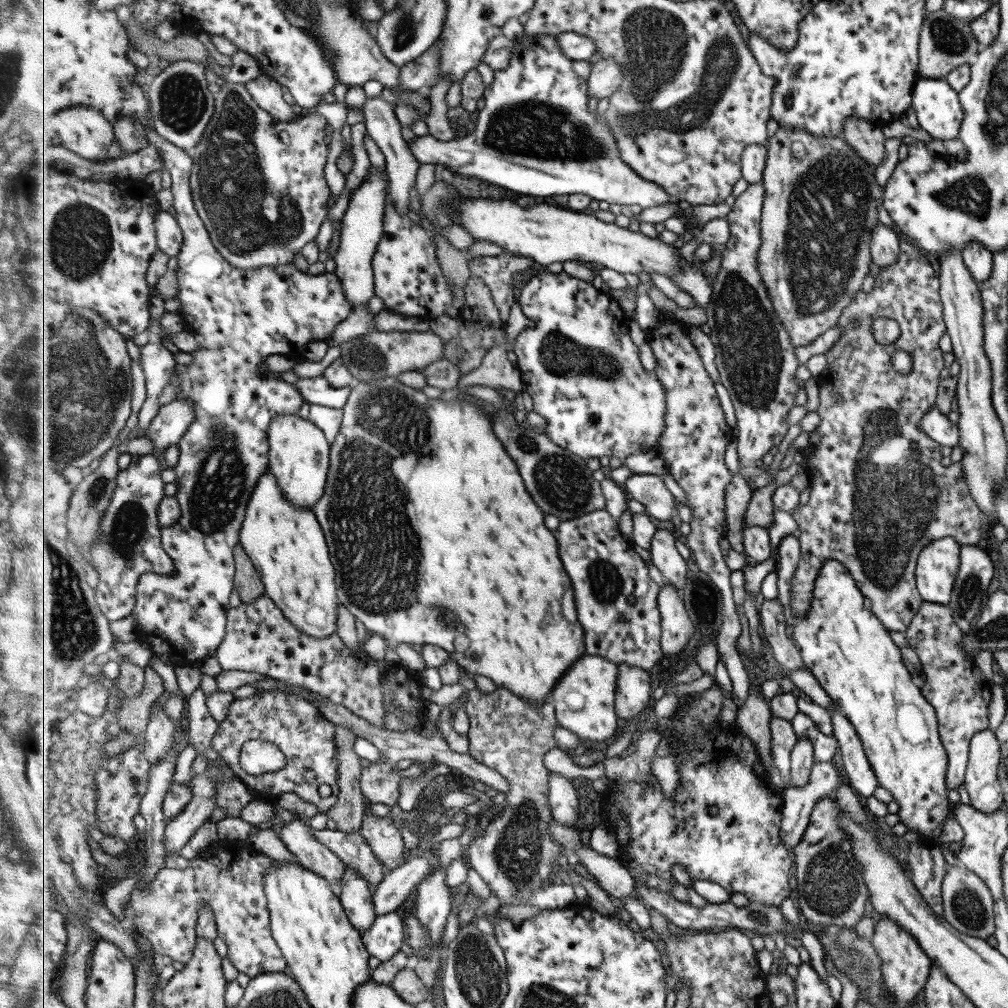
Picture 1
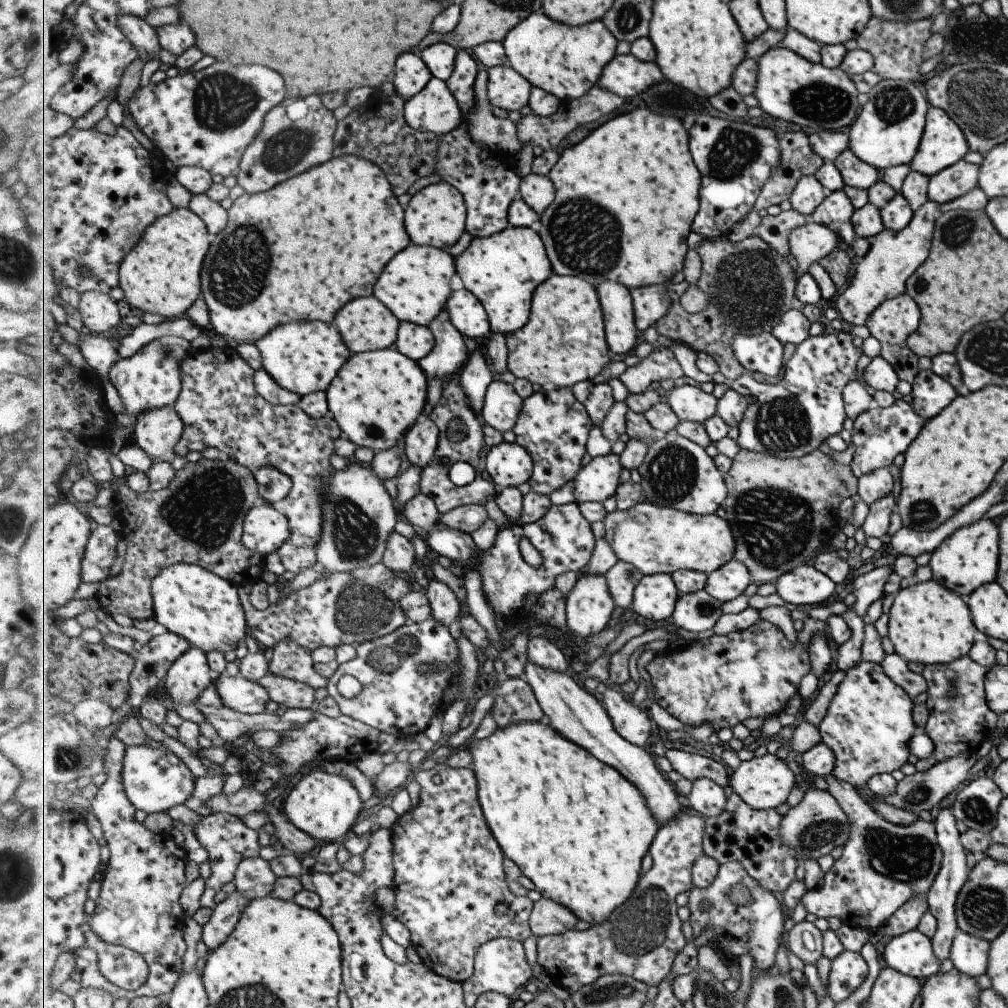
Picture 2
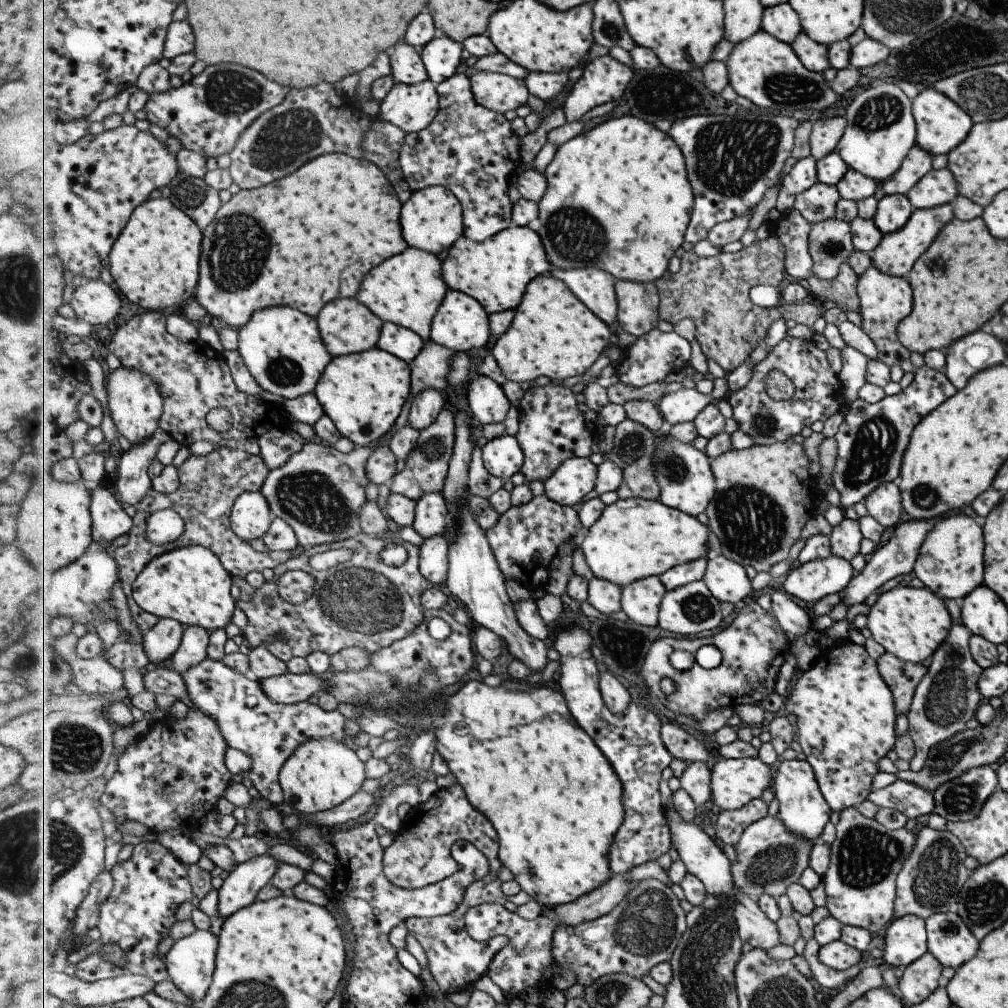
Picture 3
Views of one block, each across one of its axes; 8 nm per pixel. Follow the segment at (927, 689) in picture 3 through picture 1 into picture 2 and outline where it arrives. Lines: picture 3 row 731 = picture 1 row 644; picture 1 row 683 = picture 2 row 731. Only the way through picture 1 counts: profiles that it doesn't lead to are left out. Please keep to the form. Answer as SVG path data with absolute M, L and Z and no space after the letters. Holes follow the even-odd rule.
M968 655L957 658L957 660L949 662L949 664L924 665L920 675L924 678L926 684L927 698L924 704L928 710L928 717L922 731L923 734L929 736L931 744L933 744L931 756L935 758L936 762L953 758L957 754L971 754L971 756L974 756L982 741L989 738L989 735L994 731L997 715L992 710L989 710L985 702L983 684L985 674L989 670L991 670L991 666L985 668L985 666L973 662Z

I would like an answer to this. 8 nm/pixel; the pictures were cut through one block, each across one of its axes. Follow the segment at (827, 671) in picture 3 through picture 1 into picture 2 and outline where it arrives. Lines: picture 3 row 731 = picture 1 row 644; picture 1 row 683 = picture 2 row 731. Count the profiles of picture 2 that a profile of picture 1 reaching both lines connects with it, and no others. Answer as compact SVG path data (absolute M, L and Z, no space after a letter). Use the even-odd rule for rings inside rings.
M860 659L856 666L845 670L845 678L839 682L835 696L831 698L827 714L820 723L817 723L820 741L833 752L836 766L833 767L833 778L847 782L858 790L865 786L866 780L871 776L881 773L890 773L900 769L907 763L909 752L909 740L916 729L911 718L913 708L909 695L881 670L878 664L865 662Z

